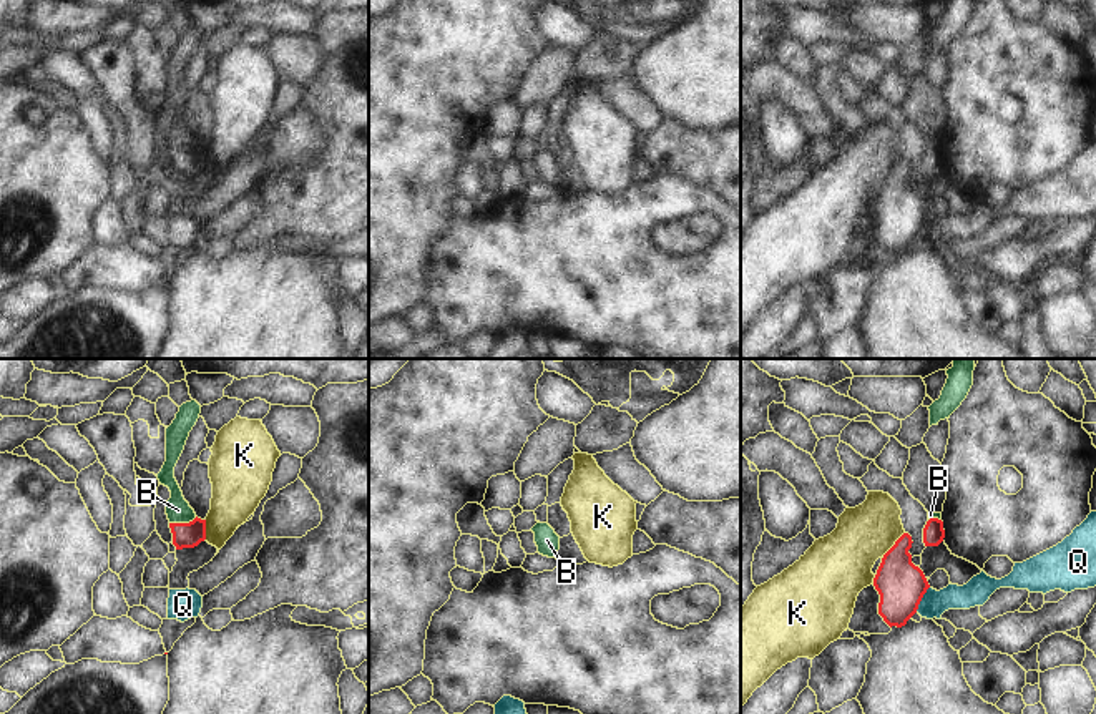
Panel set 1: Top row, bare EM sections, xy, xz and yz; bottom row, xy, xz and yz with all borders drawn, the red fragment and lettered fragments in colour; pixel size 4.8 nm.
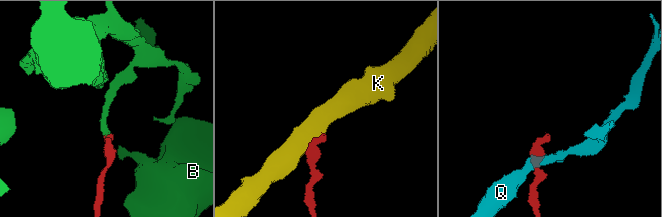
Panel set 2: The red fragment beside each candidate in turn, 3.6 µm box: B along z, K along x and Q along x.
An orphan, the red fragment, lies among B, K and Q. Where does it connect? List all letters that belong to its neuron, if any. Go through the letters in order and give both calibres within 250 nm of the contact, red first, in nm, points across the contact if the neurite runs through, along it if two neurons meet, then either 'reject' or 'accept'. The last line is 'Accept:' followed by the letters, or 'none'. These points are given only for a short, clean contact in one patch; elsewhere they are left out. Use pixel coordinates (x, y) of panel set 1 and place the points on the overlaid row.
B: calibres 130 and 120 nm; way xy (185, 535), (183, 523), (178, 510); accept
K: calibres 220 and 280 nm; border yz (904, 532), (882, 558); reject
Q: calibres 220 and 130 nm; border yz (929, 586), (915, 611); reject
Accept: B

